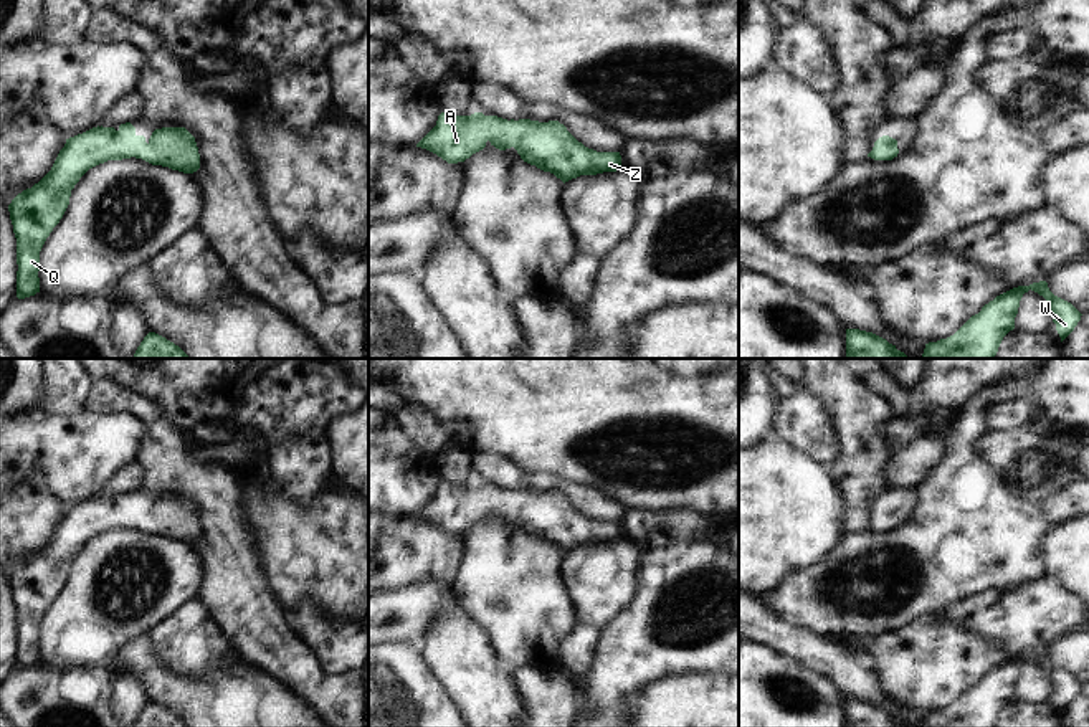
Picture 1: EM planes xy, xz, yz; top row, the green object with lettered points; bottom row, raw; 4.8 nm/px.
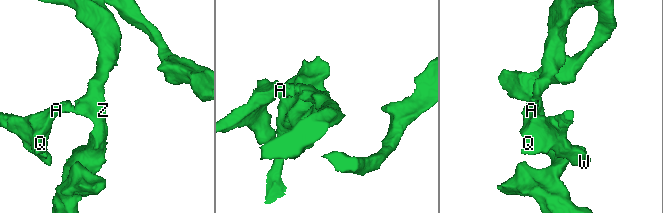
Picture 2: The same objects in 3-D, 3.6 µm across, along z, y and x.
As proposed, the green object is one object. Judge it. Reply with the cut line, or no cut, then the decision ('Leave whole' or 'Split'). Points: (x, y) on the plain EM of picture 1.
No split. Leave whole.

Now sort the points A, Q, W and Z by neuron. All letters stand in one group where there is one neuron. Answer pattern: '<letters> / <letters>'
A Q W Z

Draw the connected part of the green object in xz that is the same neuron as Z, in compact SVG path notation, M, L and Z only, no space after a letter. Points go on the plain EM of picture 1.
M441 482L436 496L416 514L448 534L458 534L483 520L486 512L499 520L514 517L521 529L564 554L580 545L597 545L621 539L620 522L597 522L578 512L559 491L507 491L474 482L453 486Z

